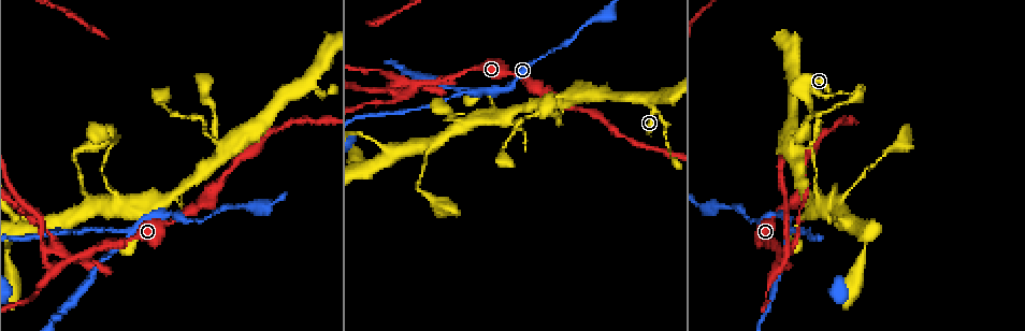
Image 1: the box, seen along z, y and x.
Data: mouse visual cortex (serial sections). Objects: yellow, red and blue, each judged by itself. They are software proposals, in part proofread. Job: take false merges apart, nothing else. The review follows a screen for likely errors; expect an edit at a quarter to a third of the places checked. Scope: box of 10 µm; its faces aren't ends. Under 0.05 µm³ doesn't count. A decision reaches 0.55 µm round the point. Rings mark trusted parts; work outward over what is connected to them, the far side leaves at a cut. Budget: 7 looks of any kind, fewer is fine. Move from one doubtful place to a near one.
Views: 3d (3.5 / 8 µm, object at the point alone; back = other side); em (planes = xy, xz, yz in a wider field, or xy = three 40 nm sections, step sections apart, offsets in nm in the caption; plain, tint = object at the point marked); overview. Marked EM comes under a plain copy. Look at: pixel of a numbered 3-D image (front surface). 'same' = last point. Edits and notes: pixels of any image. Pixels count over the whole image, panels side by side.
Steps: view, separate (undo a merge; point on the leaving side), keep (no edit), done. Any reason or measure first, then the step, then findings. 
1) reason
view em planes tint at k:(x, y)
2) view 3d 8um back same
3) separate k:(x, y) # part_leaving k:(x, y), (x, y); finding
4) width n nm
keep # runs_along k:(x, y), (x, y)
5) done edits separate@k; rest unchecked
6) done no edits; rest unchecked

four or more arms meet
view 3d 3.5um back at 1:(72, 260)

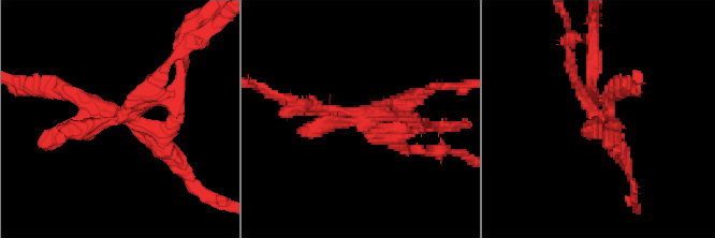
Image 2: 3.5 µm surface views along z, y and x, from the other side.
view em xy step 3 tint at 2:(364, 116)

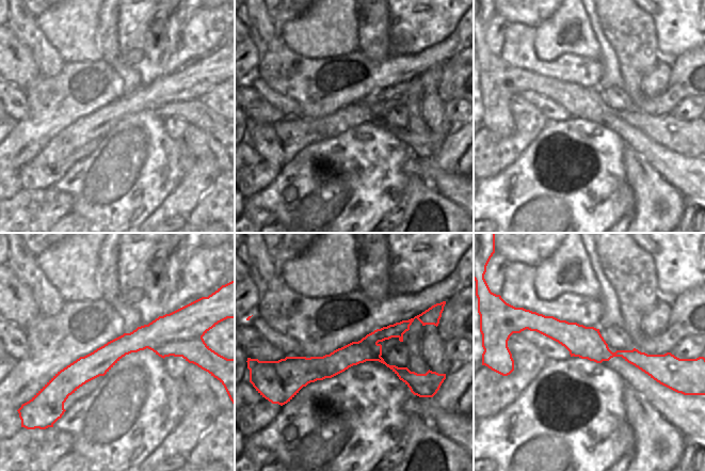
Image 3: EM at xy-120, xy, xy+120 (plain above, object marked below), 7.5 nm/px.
separate 2:(310, 127) # part_leaving 2:(355, 114), (375, 128), (421, 128); two cells meet here

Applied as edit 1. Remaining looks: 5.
three-way junction
view 3d 3.5um at 1:(131, 233)

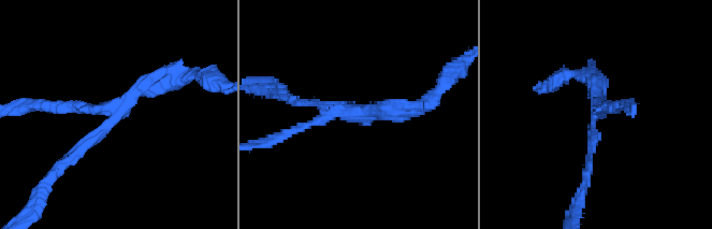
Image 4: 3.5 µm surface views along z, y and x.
view em xy step 1 tint at 4:(359, 113)

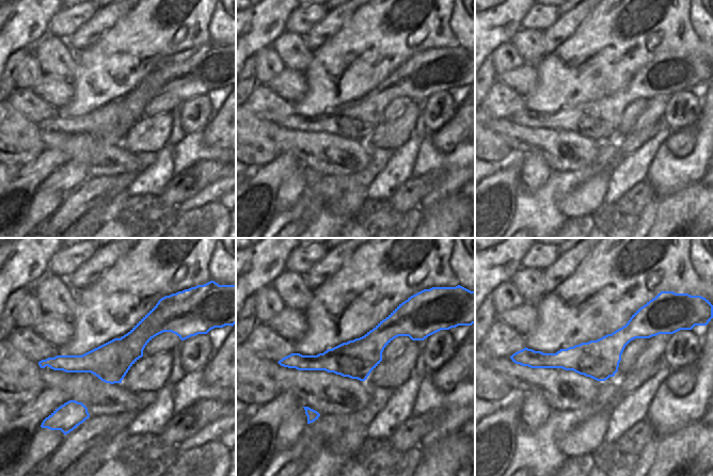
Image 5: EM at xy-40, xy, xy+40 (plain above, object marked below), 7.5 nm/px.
arm_widths 150, 150, 250 nm
separate 4:(84, 145) # two cells meet here

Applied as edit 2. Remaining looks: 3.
view overview

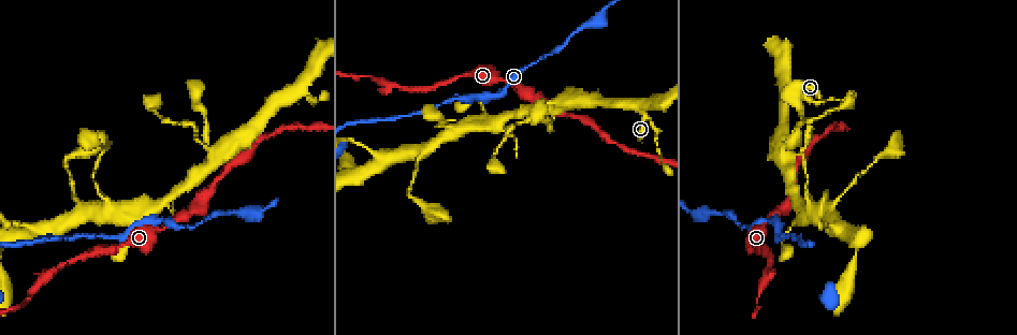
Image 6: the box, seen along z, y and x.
a narrow waist
view 3d 3.5um at 6:(194, 134)

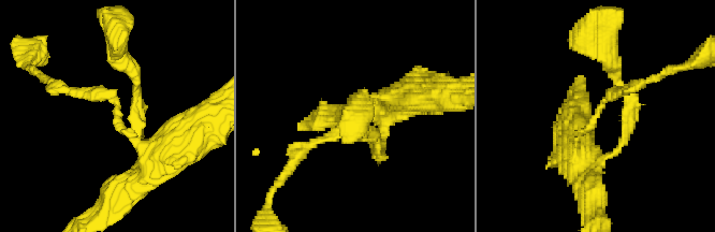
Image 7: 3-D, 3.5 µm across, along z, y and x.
arm_widths 100, 200 nm; shape alone is not enough
view em xy step 2 tint at 7:(116, 110)

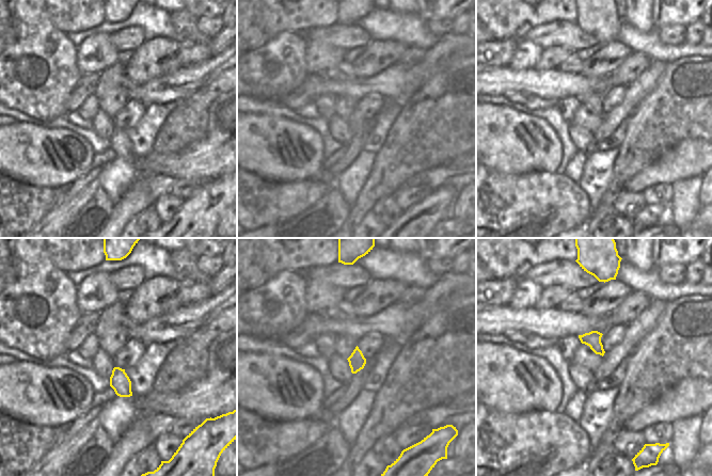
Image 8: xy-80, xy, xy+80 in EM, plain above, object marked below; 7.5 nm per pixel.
keep # runs_along 7:(161, 157), (108, 95), (62, 87); all the same cell

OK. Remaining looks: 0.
done edits separate@2, separate@4; rest unchecked

